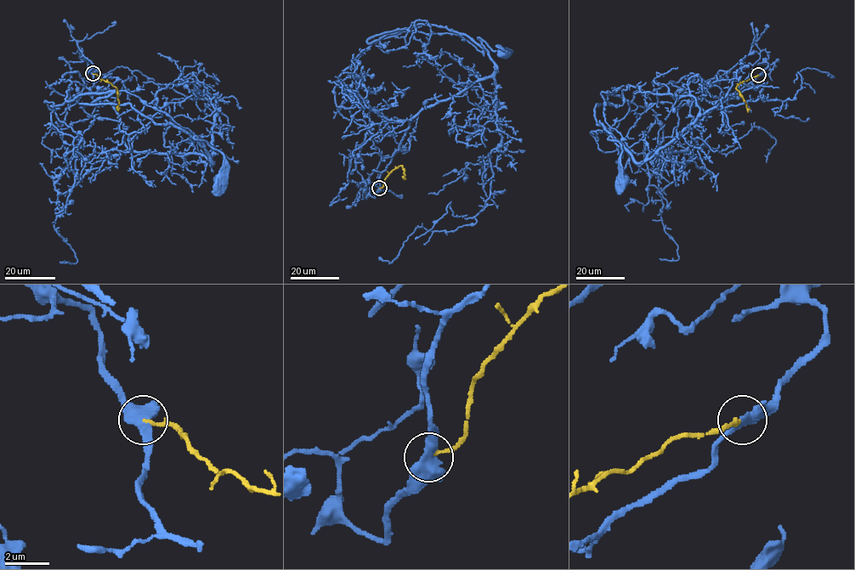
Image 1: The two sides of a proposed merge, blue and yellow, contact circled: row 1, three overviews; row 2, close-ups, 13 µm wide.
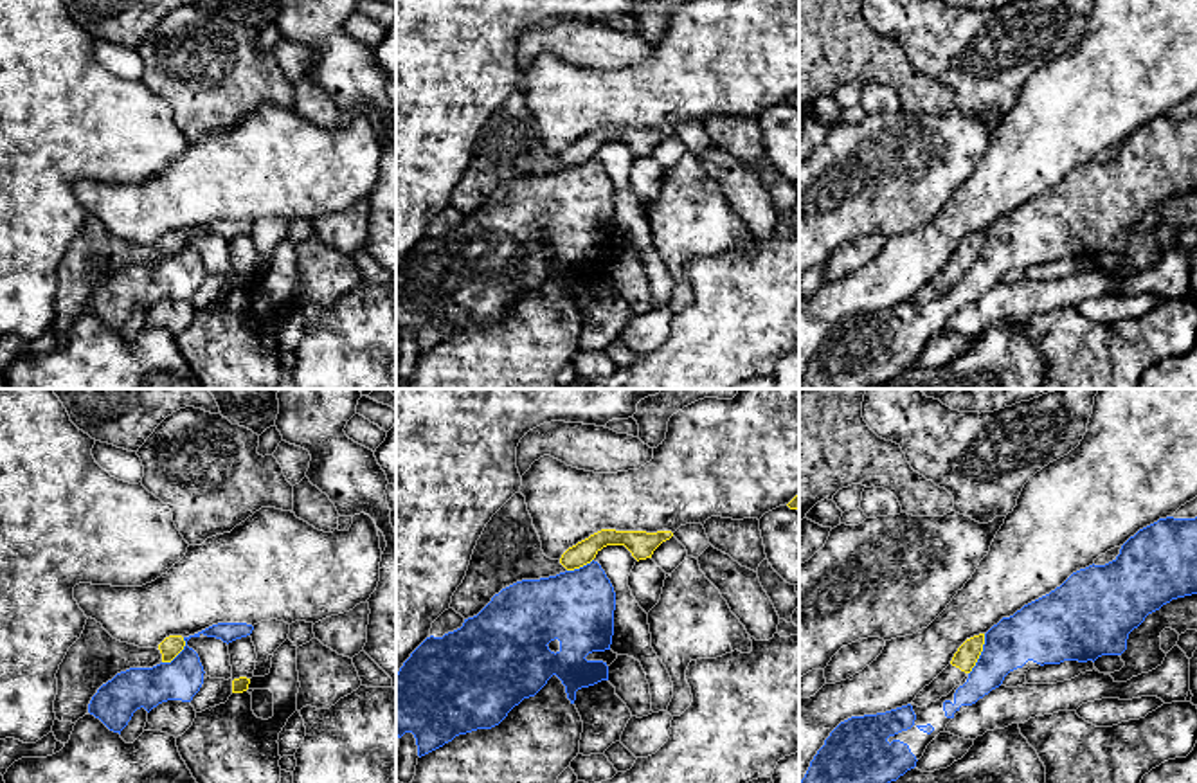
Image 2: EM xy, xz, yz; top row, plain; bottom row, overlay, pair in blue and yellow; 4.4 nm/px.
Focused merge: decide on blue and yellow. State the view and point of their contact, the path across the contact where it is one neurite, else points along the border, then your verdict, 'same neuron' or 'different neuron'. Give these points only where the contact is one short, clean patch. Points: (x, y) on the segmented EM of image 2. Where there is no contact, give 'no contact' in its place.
contact yz (981, 654); border yz (985, 634), (981, 654), (969, 674); different neuron

